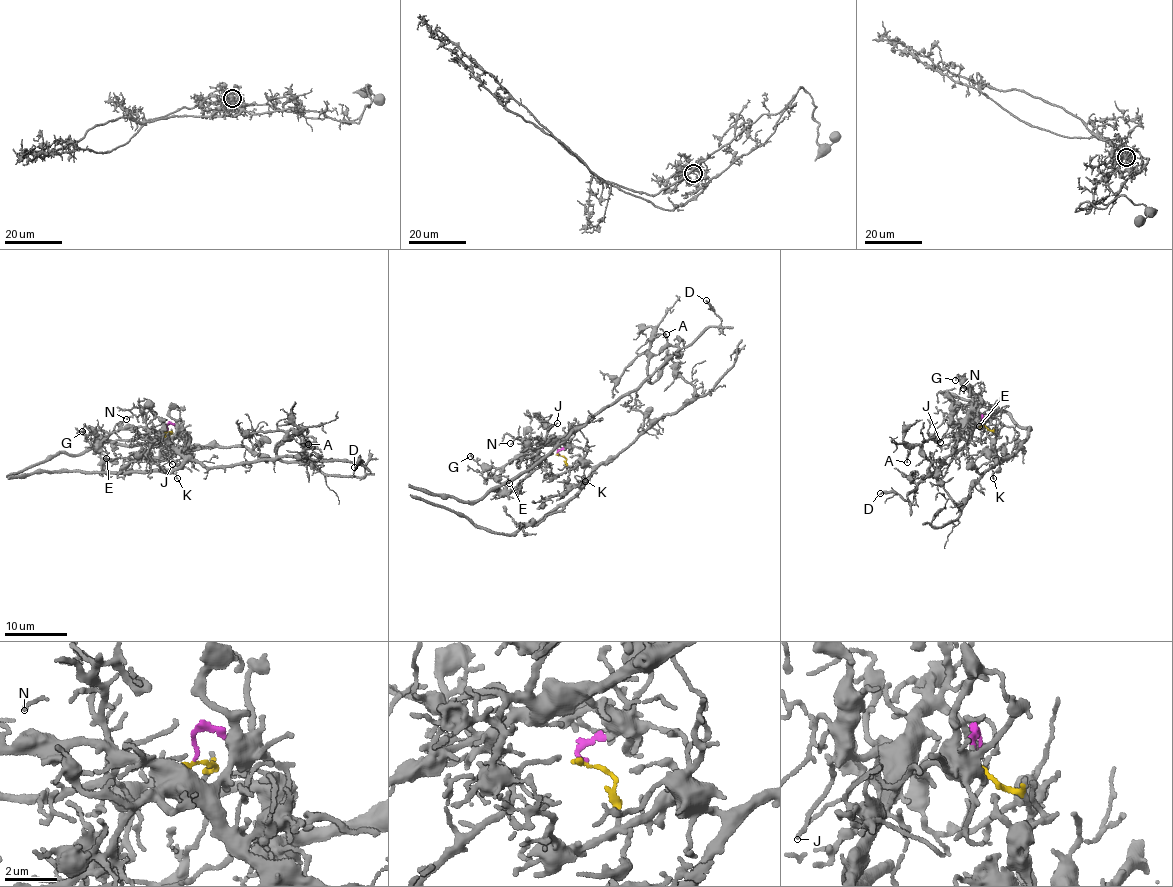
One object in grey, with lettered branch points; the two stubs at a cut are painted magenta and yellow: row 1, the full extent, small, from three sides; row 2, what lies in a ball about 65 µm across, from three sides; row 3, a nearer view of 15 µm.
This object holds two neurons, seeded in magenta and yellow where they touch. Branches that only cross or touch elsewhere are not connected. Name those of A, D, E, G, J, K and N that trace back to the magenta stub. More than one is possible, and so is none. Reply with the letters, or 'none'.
A, D, E, G, J, N

